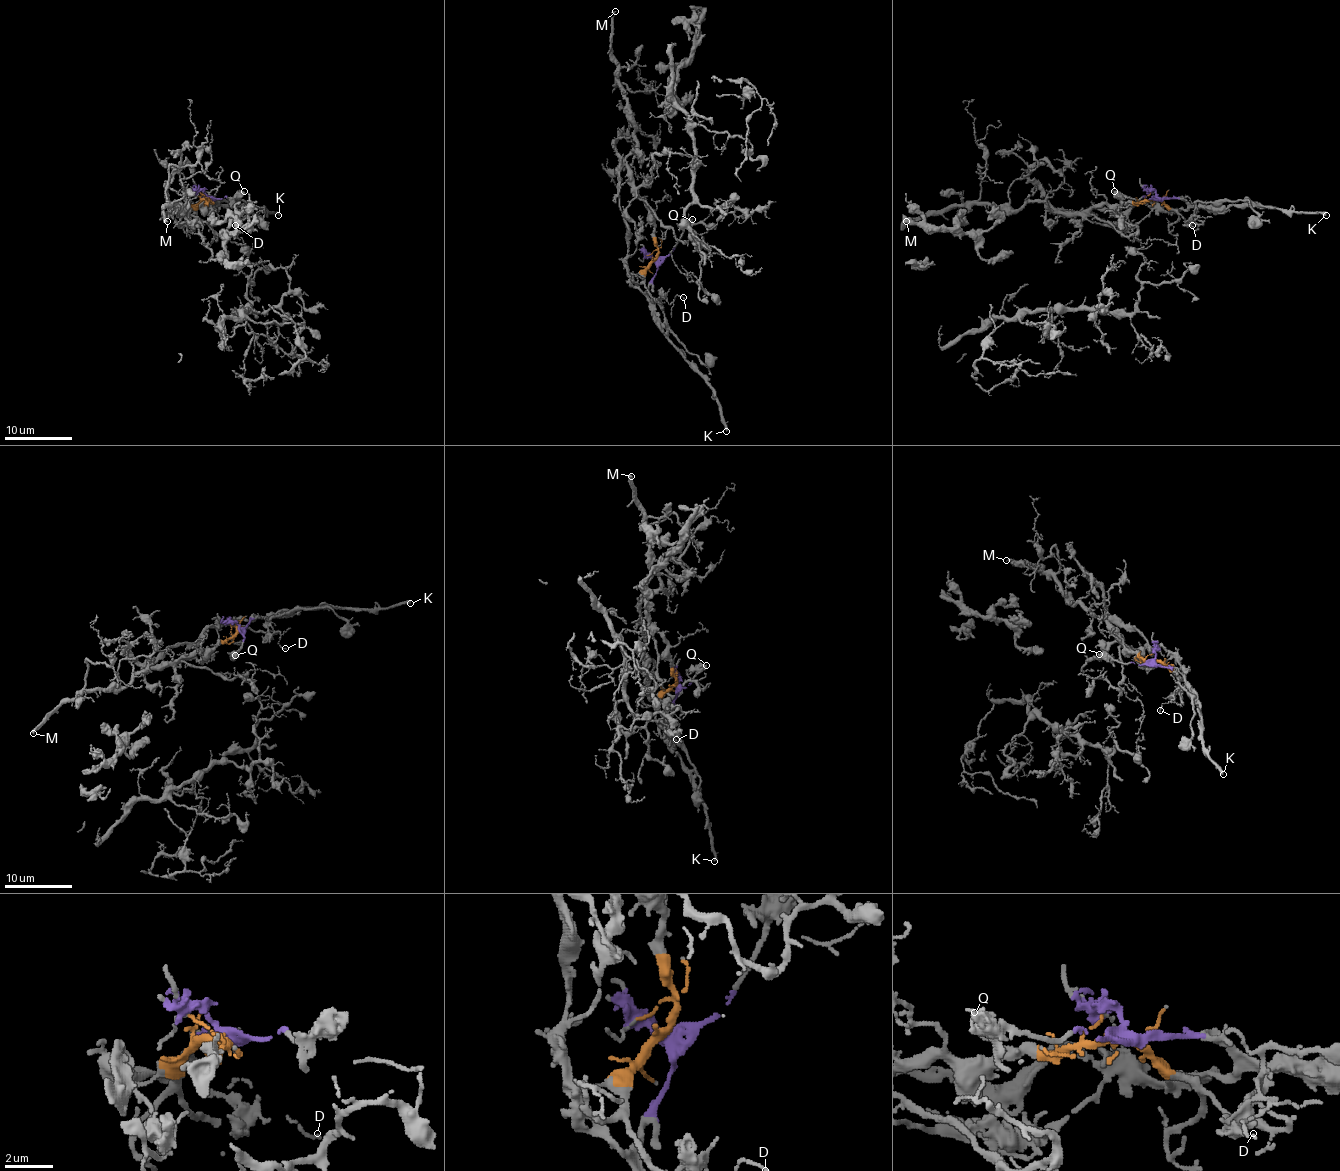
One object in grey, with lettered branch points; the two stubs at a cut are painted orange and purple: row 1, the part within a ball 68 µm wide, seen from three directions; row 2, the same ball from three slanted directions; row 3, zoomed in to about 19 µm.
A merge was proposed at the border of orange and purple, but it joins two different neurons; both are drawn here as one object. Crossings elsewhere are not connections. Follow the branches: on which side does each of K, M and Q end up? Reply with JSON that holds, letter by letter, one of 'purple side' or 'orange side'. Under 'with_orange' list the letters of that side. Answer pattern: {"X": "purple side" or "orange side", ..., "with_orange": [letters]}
{"K": "purple side", "M": "orange side", "Q": "purple side", "with_orange": ["M"]}

